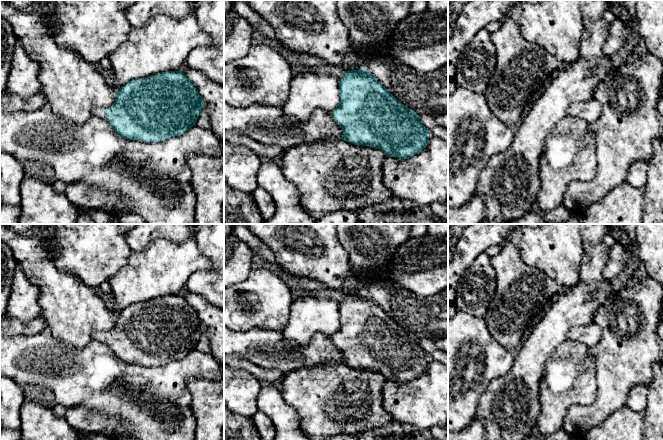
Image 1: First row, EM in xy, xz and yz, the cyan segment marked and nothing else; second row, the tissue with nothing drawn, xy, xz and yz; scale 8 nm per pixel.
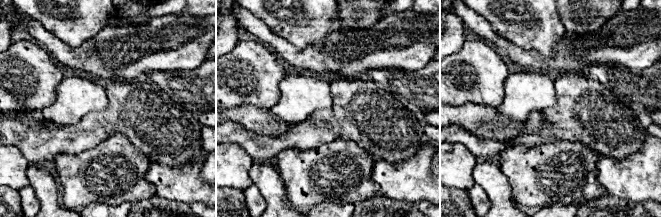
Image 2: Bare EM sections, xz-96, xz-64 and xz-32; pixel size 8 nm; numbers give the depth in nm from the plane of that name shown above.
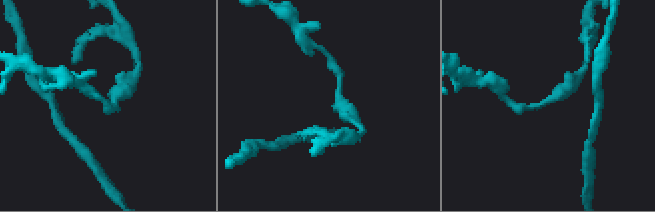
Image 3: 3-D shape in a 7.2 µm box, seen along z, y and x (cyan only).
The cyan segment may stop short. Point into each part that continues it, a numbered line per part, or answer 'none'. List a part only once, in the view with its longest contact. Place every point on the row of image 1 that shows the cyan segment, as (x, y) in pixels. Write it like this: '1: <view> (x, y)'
1: xy (100, 112)

